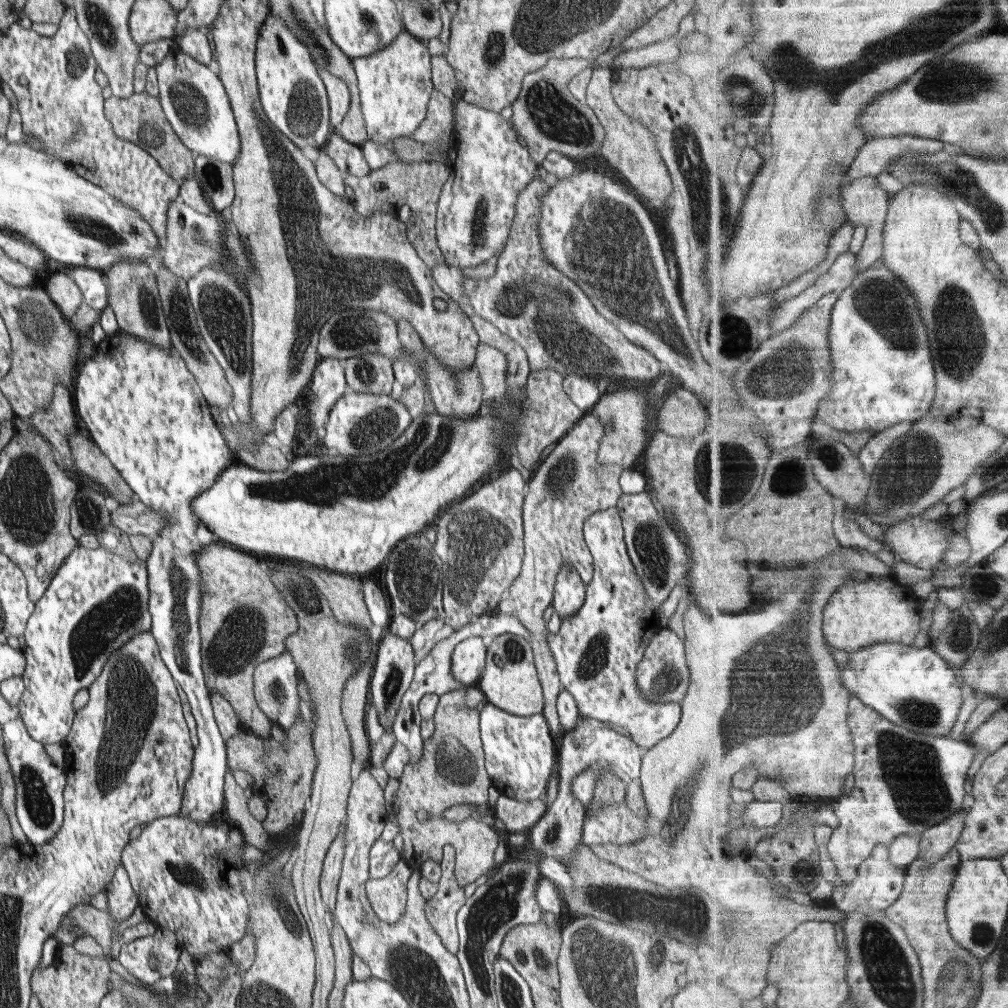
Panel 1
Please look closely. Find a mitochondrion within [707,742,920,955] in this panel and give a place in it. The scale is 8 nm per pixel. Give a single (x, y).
(804, 871)

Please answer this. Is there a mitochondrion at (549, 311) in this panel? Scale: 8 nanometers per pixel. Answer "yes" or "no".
yes

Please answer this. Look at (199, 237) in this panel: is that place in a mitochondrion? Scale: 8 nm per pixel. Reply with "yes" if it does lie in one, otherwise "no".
yes

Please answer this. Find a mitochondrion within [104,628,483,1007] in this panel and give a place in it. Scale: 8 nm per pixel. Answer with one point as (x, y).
(129, 686)

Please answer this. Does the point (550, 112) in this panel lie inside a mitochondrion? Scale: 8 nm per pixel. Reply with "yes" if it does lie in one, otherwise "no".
yes

